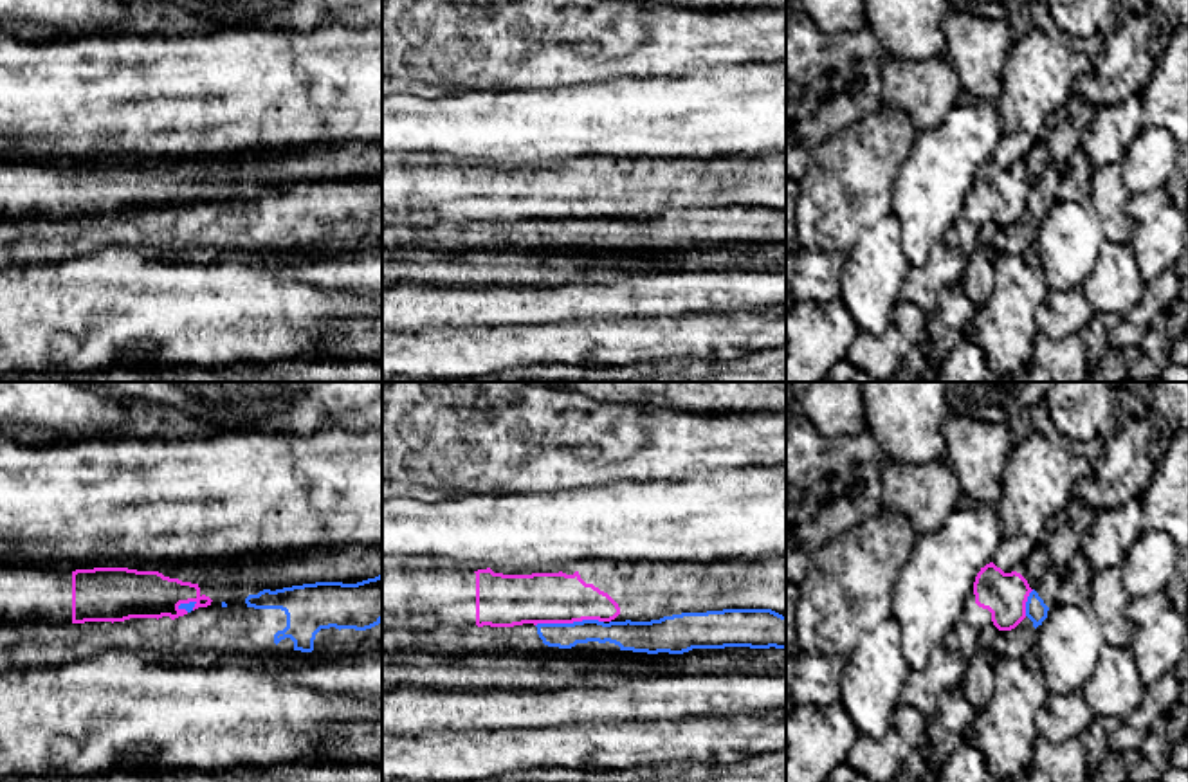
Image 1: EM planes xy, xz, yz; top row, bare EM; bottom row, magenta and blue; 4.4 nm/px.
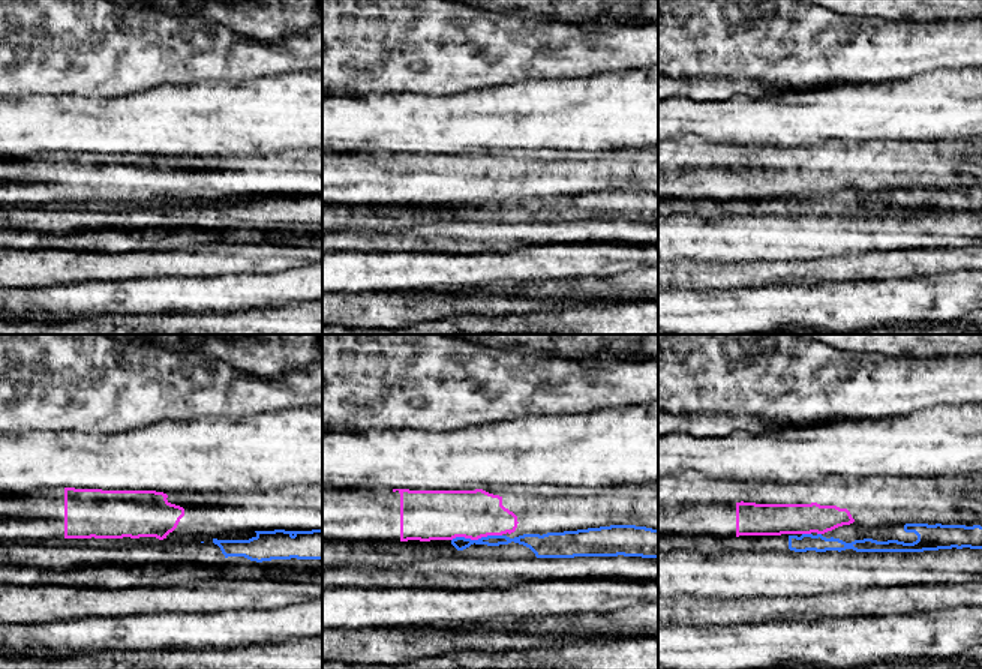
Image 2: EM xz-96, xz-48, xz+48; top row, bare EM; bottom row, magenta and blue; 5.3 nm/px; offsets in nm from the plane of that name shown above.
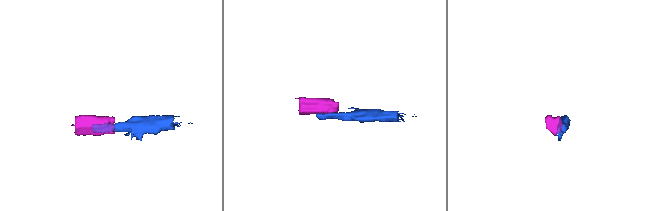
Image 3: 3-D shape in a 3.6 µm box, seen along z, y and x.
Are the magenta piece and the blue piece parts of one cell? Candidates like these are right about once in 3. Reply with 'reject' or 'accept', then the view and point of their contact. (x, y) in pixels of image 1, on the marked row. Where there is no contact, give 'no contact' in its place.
reject | xz (568, 622)

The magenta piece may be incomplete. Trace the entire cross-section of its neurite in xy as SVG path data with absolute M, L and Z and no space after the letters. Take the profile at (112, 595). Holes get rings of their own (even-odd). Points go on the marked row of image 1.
M0 566L0 623L9 623L9 625L18 625L18 623L85 623L85 622L124 622L130 618L162 618L169 616L171 620L187 614L186 609L180 609L180 604L189 604L193 602L195 609L198 607L207 607L213 605L216 609L224 611L236 611L240 607L247 607L245 598L249 595L258 595L263 589L283 589L283 587L267 587L267 586L258 586L258 584L231 584L231 586L222 586L222 584L191 584L191 582L182 582L178 578L169 578L164 577L159 571L137 571L137 569L128 569L128 568L94 568L94 569L76 569L76 571L52 571L52 569L23 569L23 568L13 568L13 566Z

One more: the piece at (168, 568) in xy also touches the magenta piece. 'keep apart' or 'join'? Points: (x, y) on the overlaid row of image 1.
keep apart

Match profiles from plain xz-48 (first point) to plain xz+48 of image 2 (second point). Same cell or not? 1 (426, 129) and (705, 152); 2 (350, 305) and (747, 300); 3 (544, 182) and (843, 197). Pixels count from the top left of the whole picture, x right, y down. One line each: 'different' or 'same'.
1: different
2: same
3: different

